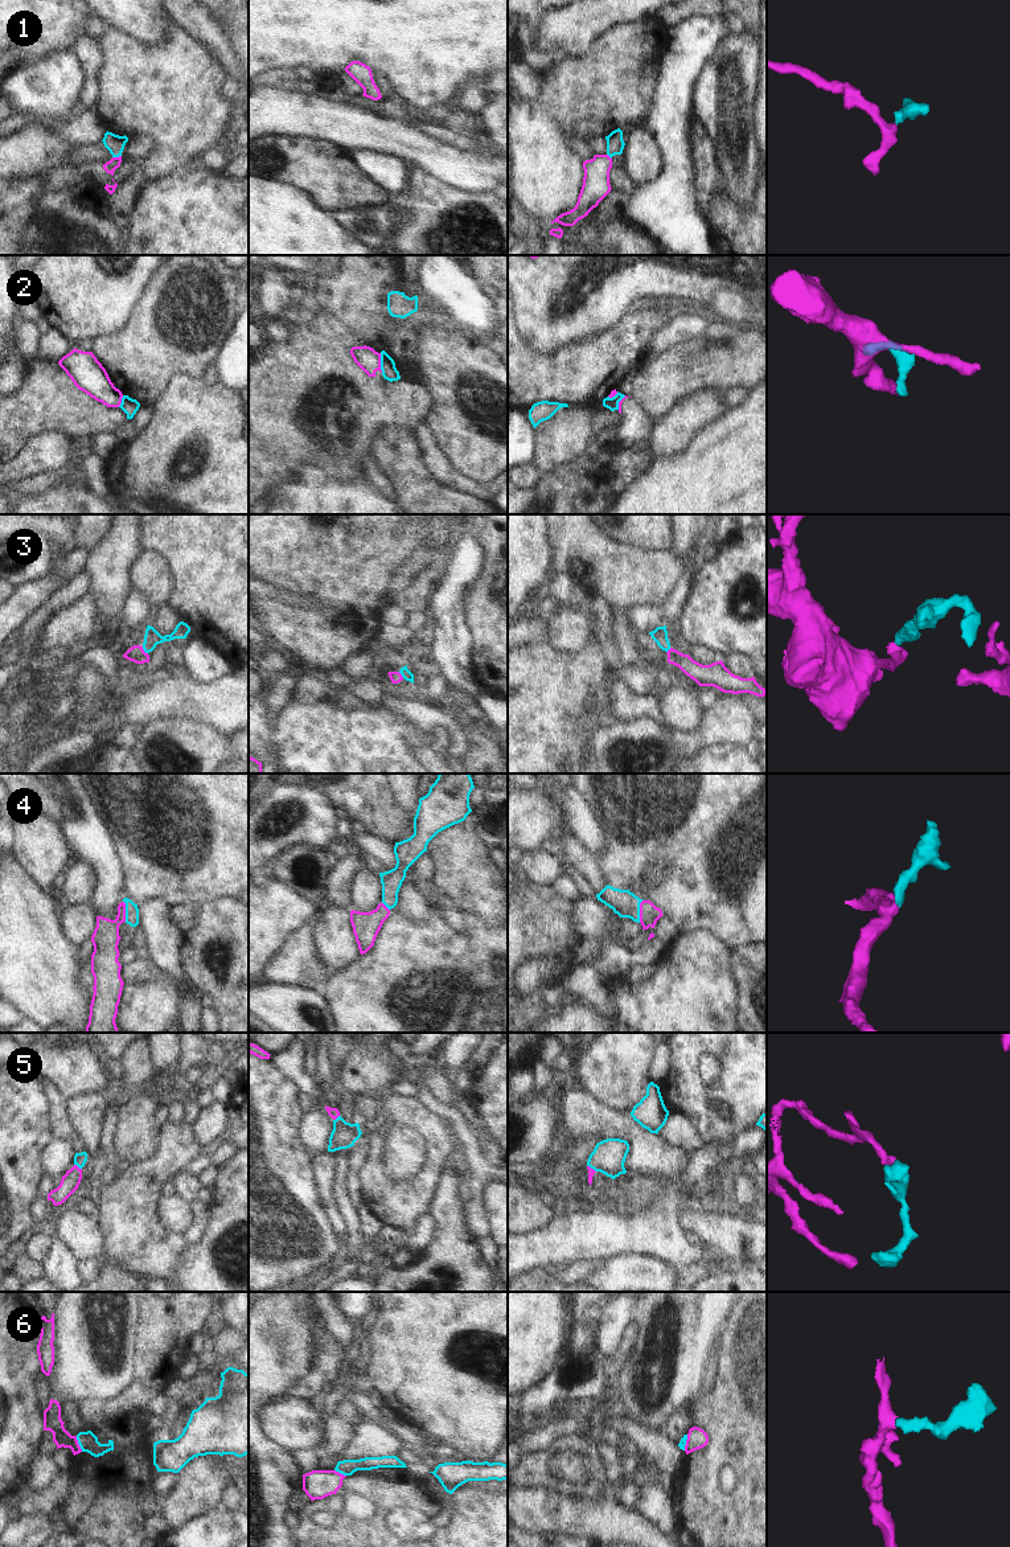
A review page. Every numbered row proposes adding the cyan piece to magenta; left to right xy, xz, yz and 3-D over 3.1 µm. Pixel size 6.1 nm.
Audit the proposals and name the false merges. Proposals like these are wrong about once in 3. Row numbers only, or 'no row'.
2

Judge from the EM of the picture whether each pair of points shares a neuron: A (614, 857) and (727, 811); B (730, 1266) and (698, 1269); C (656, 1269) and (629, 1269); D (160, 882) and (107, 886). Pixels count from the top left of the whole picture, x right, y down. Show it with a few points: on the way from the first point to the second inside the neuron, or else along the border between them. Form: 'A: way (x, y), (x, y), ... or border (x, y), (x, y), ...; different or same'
A: way (641, 844), (648, 840), (670, 837), (699, 811); same
B: way (722, 1266), (706, 1268); same
C: way (649, 1269), (636, 1269); same
D: border (116, 854), (123, 874), (124, 897); different

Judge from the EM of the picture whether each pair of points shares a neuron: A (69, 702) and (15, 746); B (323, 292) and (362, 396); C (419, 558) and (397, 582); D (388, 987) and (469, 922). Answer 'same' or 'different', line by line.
A: same
B: different
C: same
D: same

